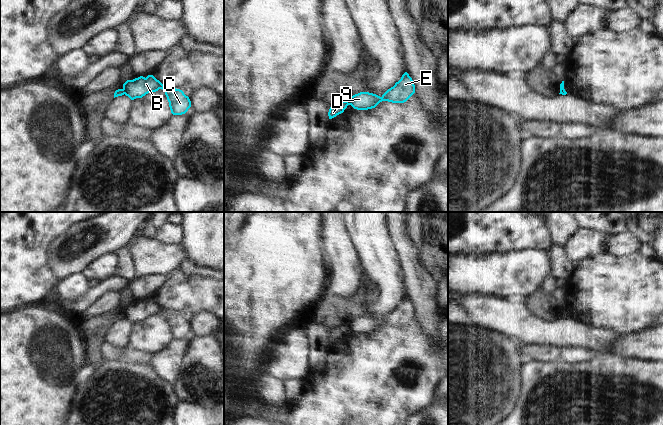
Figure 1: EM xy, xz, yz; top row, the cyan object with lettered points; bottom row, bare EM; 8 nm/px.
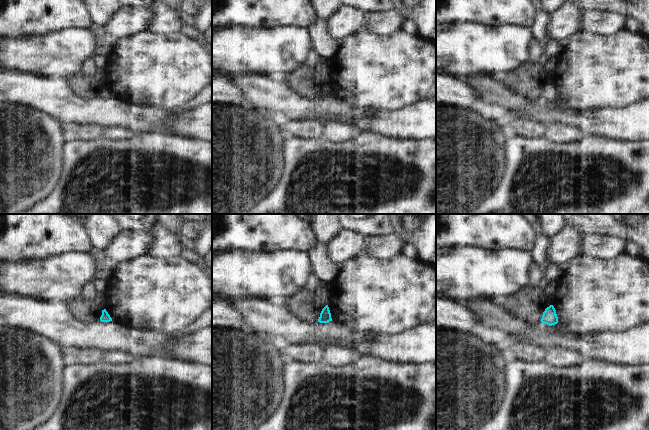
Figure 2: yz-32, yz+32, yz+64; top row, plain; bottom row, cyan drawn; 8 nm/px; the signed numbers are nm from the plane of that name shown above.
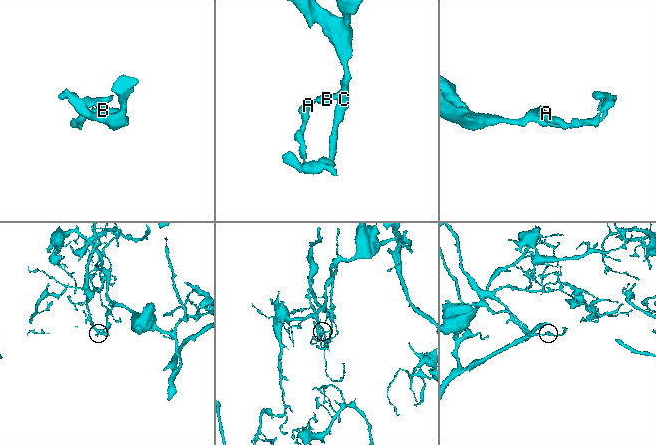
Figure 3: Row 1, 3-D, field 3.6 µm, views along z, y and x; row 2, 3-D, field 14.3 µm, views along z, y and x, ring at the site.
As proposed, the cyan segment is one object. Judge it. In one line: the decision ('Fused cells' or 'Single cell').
Fused cells.

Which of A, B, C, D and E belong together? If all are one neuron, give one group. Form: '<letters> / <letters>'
A / B C D E

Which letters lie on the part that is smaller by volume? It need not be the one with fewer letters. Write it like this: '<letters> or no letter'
A

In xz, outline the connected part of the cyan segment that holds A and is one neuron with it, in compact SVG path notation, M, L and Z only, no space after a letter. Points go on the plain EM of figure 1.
M348 324L333 327L328 336L329 343L332 343L337 339L343 337L348 329L349 329Z

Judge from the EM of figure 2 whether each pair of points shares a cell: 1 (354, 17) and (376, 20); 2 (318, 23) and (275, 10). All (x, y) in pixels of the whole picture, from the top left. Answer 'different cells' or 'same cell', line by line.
1: different cells
2: different cells

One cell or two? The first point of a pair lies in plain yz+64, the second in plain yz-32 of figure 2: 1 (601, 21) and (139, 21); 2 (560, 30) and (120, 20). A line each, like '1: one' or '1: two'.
1: two
2: one

